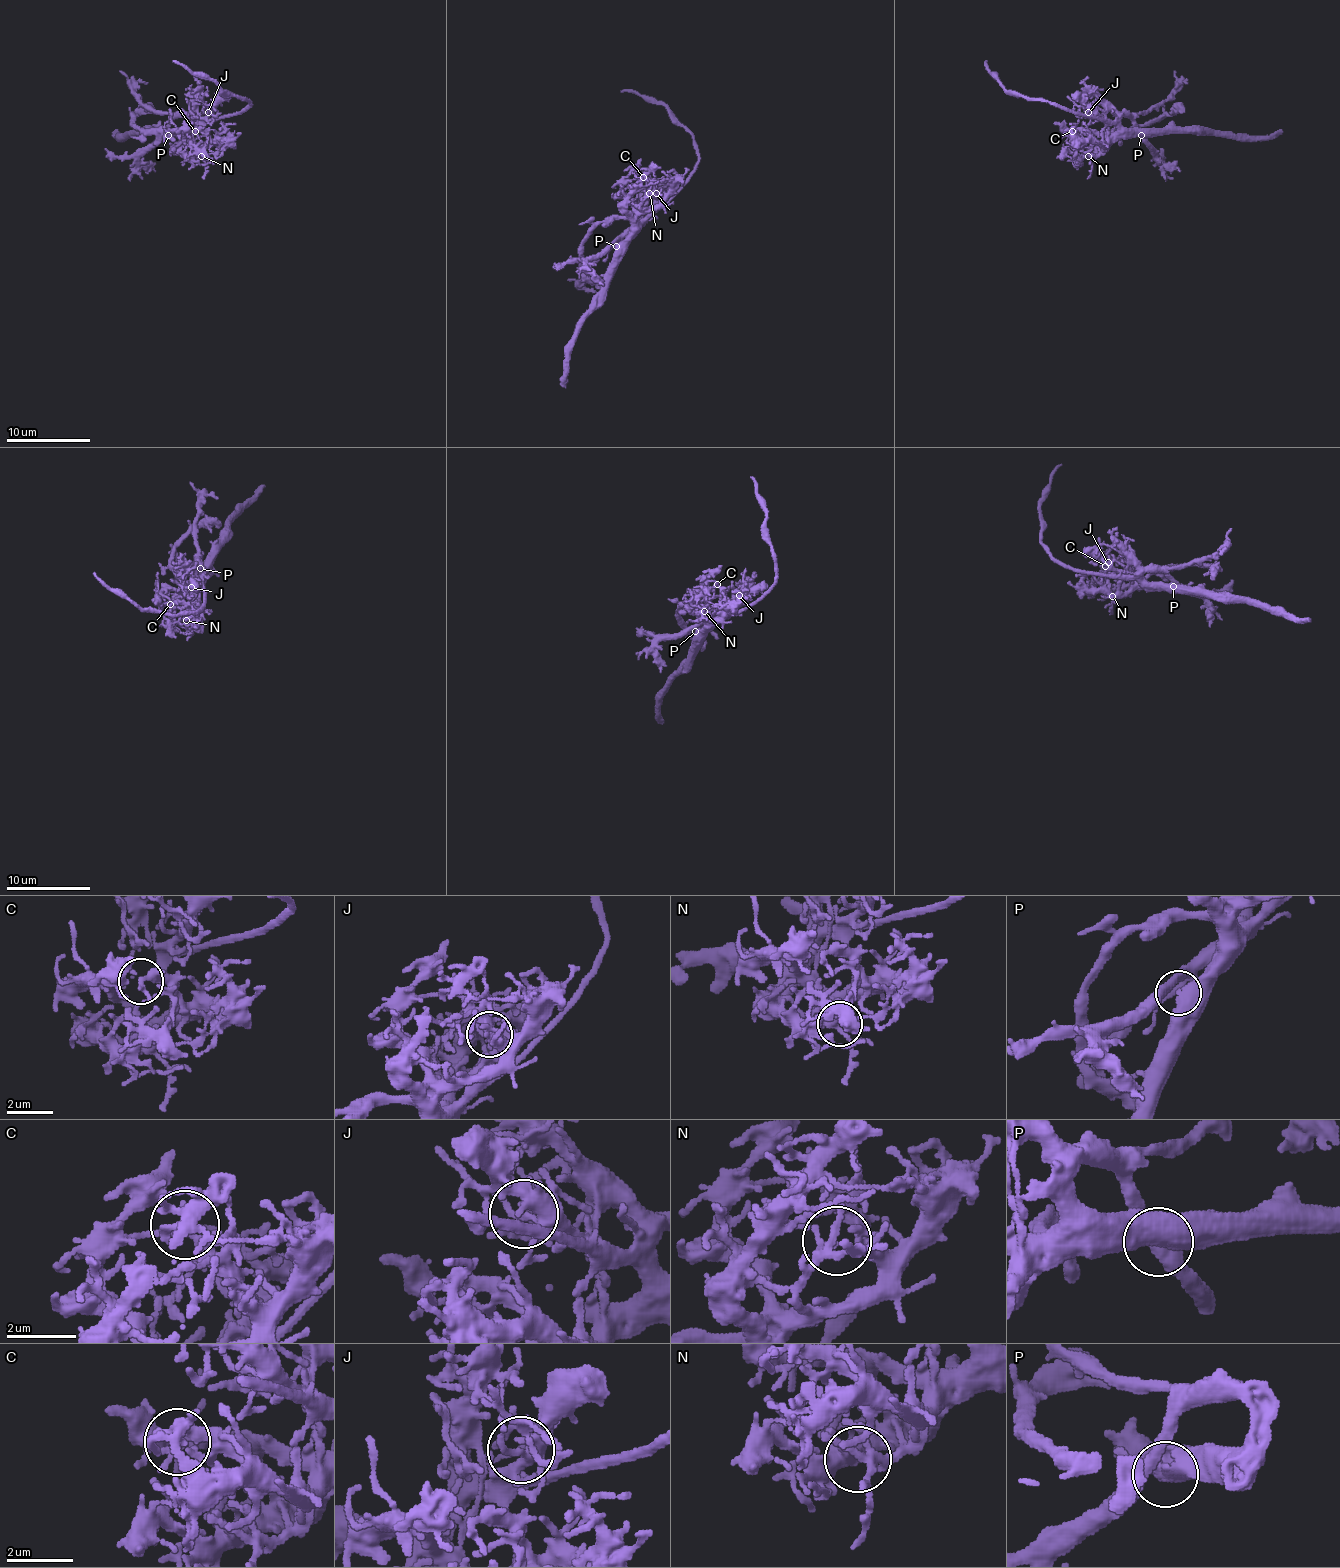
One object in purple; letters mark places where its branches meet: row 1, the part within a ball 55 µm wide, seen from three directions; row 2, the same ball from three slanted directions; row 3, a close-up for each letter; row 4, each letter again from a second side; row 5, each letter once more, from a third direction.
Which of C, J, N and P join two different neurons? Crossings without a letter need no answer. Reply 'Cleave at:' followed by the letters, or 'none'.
Cleave at: none

